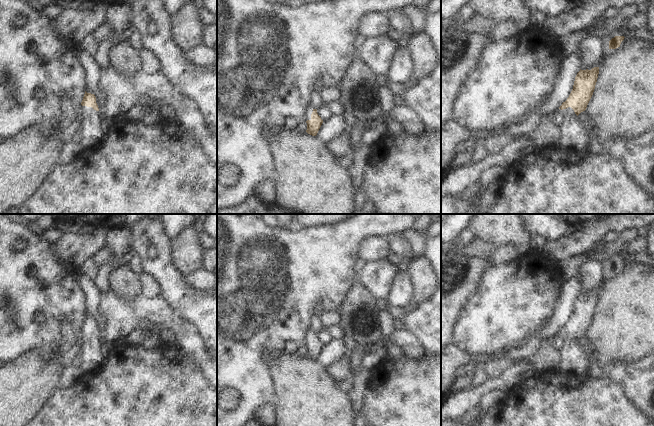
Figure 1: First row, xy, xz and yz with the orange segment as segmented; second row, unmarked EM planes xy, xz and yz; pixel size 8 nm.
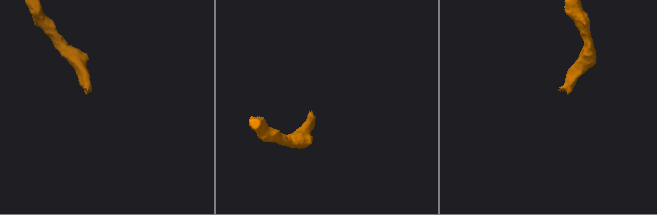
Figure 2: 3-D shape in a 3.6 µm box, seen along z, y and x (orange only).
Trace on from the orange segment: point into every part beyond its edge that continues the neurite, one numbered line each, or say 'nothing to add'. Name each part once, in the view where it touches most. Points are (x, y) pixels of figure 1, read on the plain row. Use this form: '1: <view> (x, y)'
1: xy (88, 356)

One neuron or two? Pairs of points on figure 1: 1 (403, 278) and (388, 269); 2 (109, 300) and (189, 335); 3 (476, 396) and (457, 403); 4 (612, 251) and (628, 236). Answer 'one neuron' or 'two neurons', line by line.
1: two neurons
2: one neuron
3: one neuron
4: one neuron

